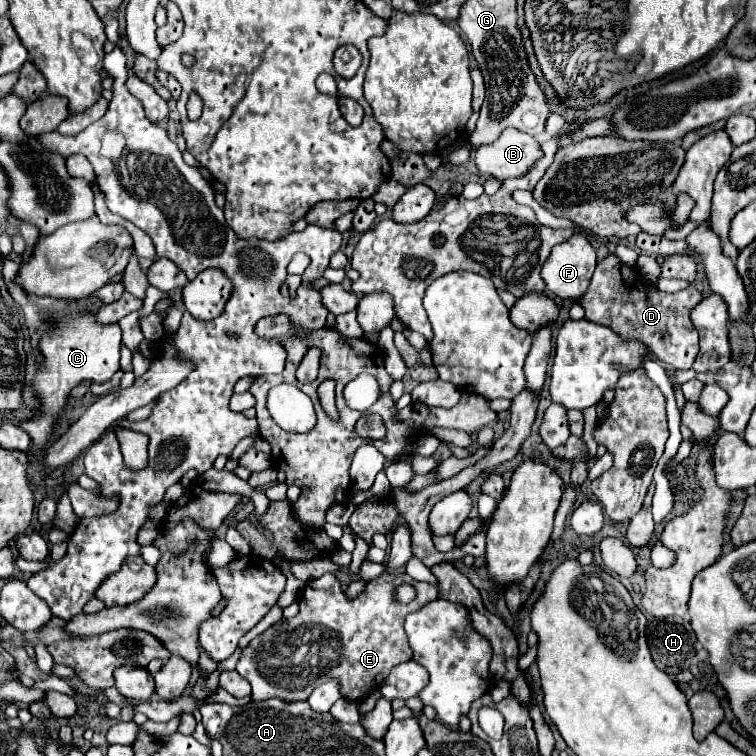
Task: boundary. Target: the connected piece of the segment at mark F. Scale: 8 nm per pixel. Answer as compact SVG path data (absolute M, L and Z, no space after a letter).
M574 234L570 240L552 248L544 268L542 280L554 296L582 298L596 266L596 252L584 234Z

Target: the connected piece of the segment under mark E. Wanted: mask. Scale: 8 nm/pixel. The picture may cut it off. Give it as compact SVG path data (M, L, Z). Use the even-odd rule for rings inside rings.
M384 572L380 578L368 582L364 592L356 600L348 600L340 588L338 578L334 574L324 574L316 580L310 580L304 586L302 596L304 598L300 598L298 602L300 612L290 620L280 620L278 624L270 626L266 632L256 636L236 664L236 668L240 668L240 676L252 684L252 700L256 702L266 698L280 698L286 702L306 700L316 688L316 684L322 684L328 678L340 678L342 696L350 700L360 700L366 694L370 694L370 690L378 690L392 666L412 660L412 650L404 632L406 614L418 612L426 602L436 600L438 588L426 582L418 582L404 572L398 572L396 576L388 576L388 572ZM400 584L412 584L416 588L416 596L412 602L398 604L394 600L396 586Z

